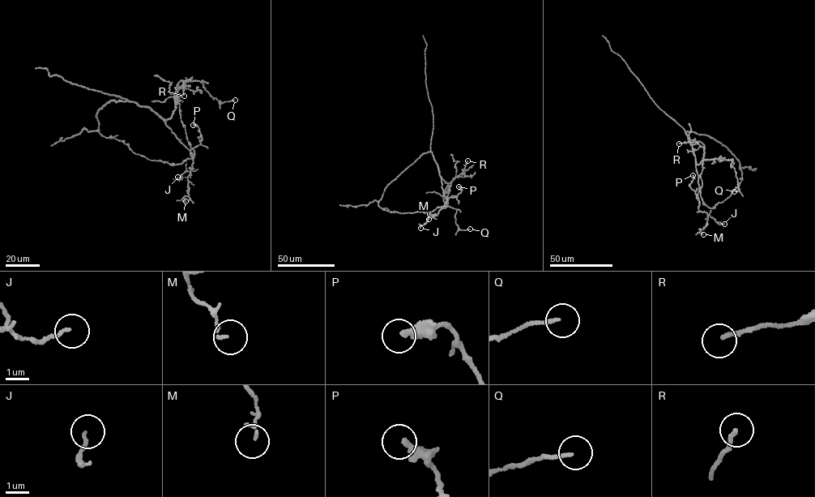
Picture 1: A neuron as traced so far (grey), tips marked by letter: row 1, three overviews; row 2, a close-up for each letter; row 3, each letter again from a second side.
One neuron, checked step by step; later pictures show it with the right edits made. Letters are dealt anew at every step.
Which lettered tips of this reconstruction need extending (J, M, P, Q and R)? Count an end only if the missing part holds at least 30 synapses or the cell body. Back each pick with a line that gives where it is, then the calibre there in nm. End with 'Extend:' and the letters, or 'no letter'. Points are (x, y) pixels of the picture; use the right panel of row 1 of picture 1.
Extend: no letter

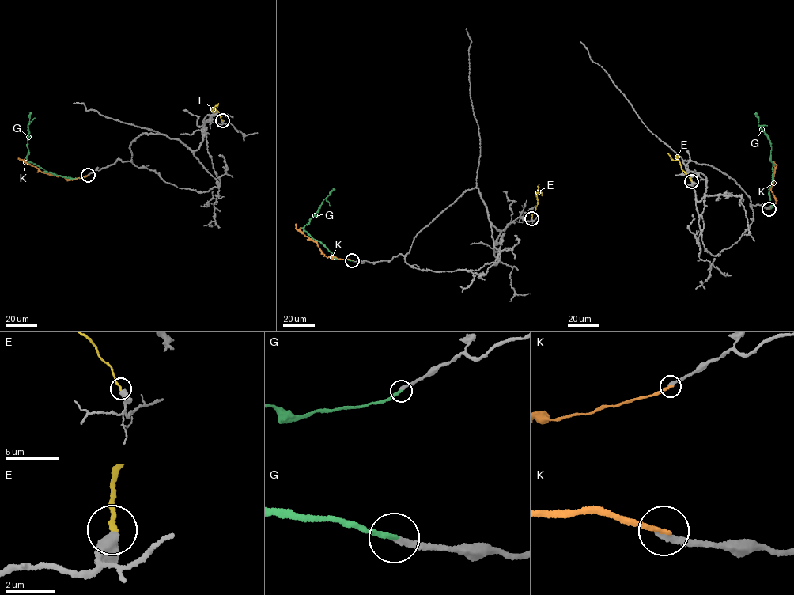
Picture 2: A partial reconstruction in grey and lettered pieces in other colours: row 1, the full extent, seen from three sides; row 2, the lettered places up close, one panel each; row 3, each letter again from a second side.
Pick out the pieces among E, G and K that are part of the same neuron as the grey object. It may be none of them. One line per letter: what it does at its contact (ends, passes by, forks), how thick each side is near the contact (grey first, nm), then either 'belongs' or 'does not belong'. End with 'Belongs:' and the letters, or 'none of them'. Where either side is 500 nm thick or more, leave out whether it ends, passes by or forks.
E: 500/200 nm | belongs
G: it ends | 260/220 nm | belongs
K: it ends | 280/200 nm | does not belong
Belongs: E, G

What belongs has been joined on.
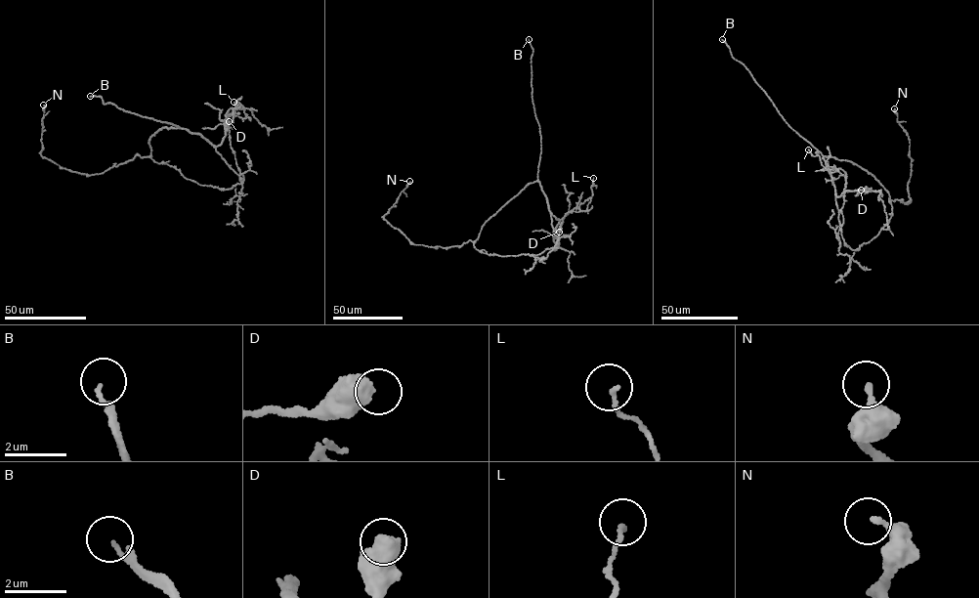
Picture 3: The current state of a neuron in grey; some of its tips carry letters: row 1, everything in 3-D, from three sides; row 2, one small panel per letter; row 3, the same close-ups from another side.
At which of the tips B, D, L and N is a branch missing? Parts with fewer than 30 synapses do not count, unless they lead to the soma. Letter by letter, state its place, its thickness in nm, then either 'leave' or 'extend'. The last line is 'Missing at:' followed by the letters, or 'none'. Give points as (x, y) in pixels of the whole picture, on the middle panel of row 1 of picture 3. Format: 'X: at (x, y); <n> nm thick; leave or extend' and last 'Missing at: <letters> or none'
B: at (529, 39); 130 nm thick; extend
D: at (559, 232); 650 nm thick; leave
L: at (593, 178); 110 nm thick; leave
N: at (409, 181); 200 nm thick; leave
Missing at: B

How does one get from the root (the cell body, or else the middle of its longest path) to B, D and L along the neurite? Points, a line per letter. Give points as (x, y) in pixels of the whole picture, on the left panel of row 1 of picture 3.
B: (151, 136), (162, 128), (180, 127), (125, 111), (110, 103), (105, 104), (100, 96), (90, 96)
D: (151, 136), (148, 143), (155, 161), (174, 167), (199, 185), (230, 189), (243, 176), (231, 147), (229, 121)
L: (151, 136), (165, 127), (184, 128), (219, 146), (227, 130), (227, 115), (246, 117), (242, 106), (234, 102)

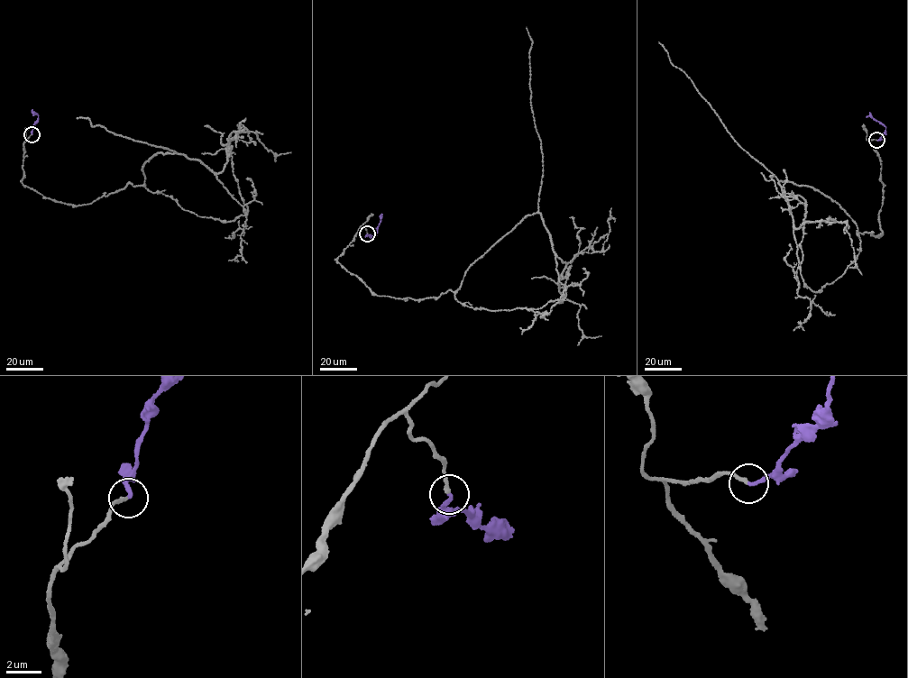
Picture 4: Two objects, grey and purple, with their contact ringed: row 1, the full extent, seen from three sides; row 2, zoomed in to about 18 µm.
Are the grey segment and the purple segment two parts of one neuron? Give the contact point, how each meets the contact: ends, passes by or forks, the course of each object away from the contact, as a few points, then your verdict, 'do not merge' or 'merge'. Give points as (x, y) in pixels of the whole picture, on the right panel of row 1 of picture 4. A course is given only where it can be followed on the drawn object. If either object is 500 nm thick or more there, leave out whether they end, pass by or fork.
(876, 140) | grey ends | purple ends | grey via (876, 141), (878, 238), (830, 197), (778, 182), (795, 228), (848, 221), (849, 267) | purple via (876, 141), (885, 132), (885, 127), (870, 116), (866, 116) | merge

